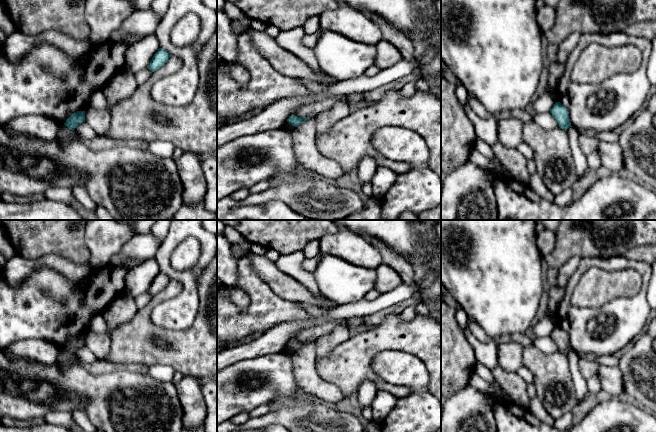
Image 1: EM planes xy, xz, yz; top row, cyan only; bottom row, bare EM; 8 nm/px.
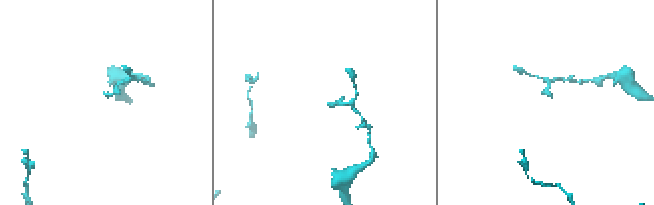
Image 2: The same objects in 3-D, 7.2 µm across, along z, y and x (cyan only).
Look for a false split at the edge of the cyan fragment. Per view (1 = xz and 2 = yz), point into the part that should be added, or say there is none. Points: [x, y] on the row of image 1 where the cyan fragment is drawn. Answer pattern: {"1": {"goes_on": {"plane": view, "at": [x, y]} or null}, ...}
{"1": {"goes_on": null}, "2": {"goes_on": null}}

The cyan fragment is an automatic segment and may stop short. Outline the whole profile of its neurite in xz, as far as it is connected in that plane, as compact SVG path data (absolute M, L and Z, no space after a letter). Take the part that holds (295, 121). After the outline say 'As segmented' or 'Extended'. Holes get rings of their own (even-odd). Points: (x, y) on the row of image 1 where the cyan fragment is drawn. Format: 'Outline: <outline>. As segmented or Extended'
Outline: M291 115L287 119L287 122L291 123L294 127L297 127L298 125L300 125L301 123L303 123L304 121L306 121L310 118L311 117L296 117L294 115Z. As segmented

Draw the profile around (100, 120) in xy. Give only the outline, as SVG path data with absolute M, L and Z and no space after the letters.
M88 108L85 111L85 122L92 127L97 136L103 136L111 125L111 111Z

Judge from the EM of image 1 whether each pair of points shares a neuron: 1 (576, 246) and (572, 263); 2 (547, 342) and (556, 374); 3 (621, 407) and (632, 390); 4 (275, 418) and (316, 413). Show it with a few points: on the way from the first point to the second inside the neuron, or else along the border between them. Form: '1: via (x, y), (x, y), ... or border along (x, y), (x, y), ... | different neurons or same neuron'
1: border along (581, 257), (571, 256), (558, 269) | different neurons
2: border along (532, 343), (545, 353), (554, 353), (558, 350) | different neurons
3: border along (625, 397), (635, 401), (645, 409) | different neurons
4: via (285, 417), (306, 417) | same neuron

